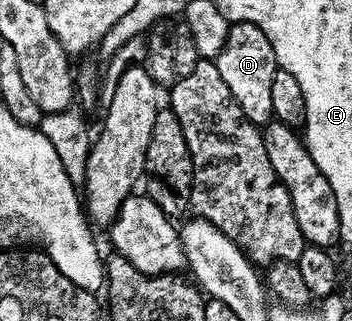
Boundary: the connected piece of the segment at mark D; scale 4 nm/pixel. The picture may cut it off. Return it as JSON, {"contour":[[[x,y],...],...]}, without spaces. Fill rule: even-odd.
{"contour":[[[233,22],[228,31],[228,39],[218,52],[216,64],[224,83],[228,83],[228,91],[232,91],[232,99],[240,103],[240,111],[244,111],[253,125],[269,125],[274,120],[272,79],[278,70],[278,60],[276,51],[272,51],[272,43],[268,43],[268,35],[264,35],[256,23]]]}

